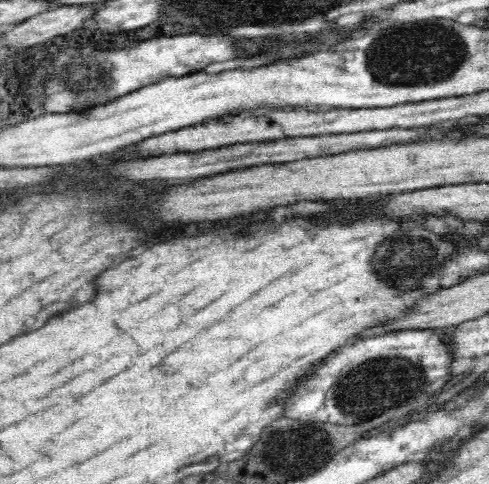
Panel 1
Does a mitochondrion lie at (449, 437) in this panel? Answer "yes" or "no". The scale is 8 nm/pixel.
no

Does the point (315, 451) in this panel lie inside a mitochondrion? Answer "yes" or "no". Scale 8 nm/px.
yes

